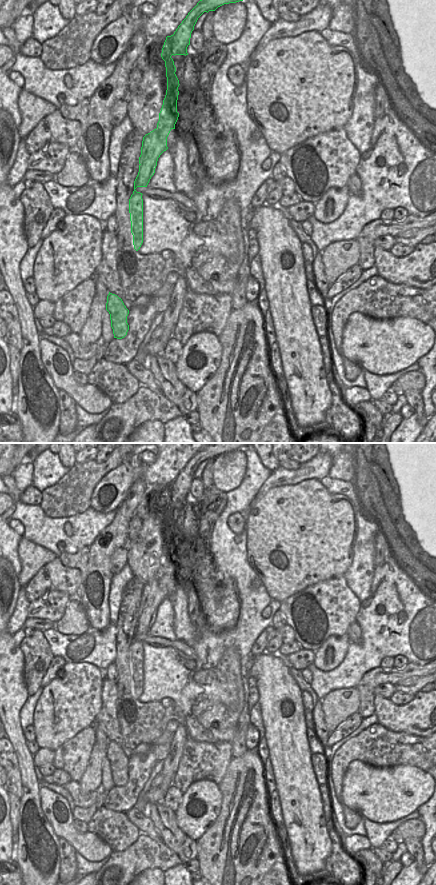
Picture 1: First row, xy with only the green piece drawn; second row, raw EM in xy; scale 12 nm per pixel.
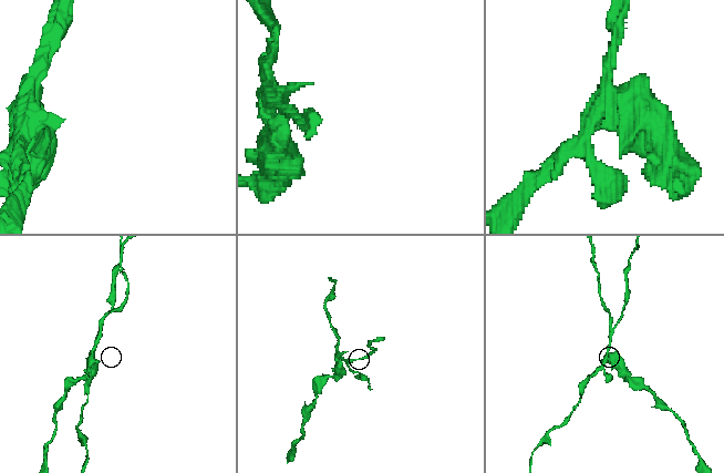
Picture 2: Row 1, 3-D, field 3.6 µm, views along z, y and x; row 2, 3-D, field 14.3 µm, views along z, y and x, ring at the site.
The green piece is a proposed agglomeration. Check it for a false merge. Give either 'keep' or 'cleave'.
cleave

